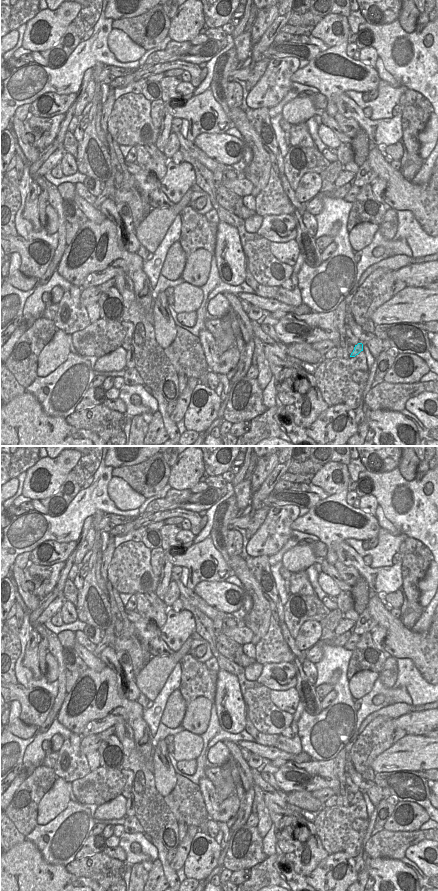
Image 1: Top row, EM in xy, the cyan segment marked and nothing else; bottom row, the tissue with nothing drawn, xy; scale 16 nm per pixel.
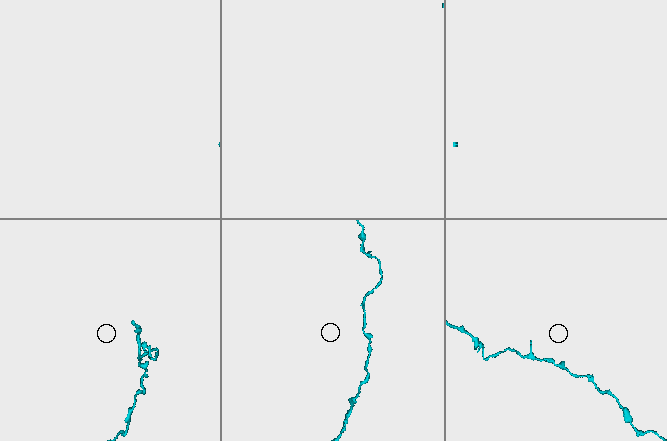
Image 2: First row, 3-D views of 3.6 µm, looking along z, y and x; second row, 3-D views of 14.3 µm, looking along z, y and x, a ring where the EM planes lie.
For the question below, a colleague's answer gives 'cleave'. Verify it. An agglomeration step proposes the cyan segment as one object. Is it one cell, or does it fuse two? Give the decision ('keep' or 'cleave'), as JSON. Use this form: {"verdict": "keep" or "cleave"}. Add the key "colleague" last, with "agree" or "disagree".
{"verdict": "keep", "colleague": "disagree"}

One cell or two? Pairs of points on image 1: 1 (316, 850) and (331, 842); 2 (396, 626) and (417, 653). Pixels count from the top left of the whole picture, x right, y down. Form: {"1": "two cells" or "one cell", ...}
{"1": "two cells", "2": "one cell"}

